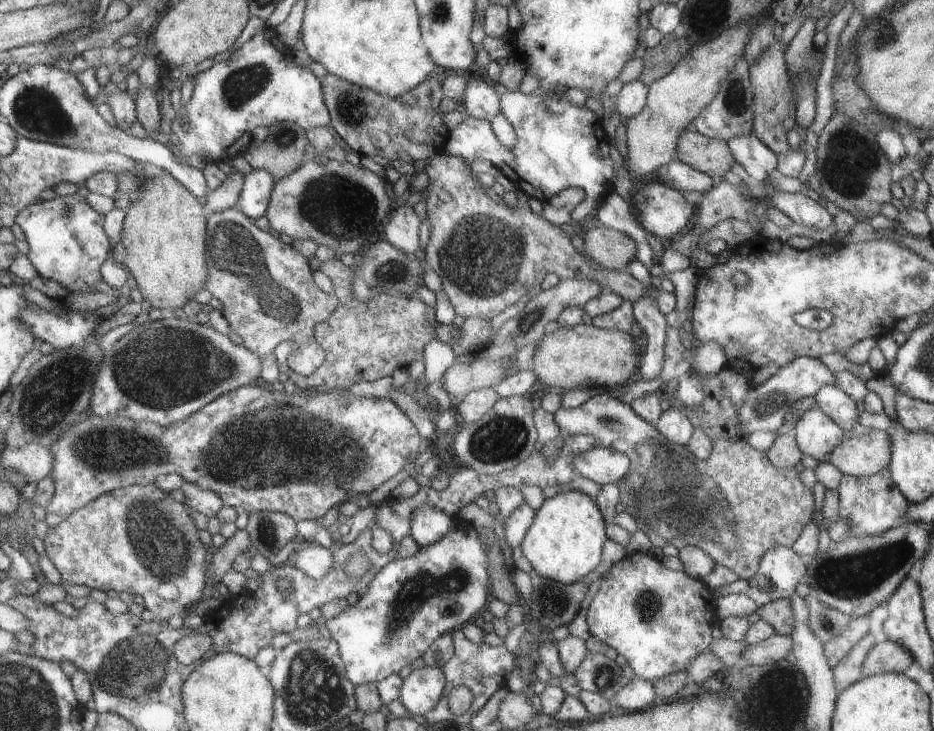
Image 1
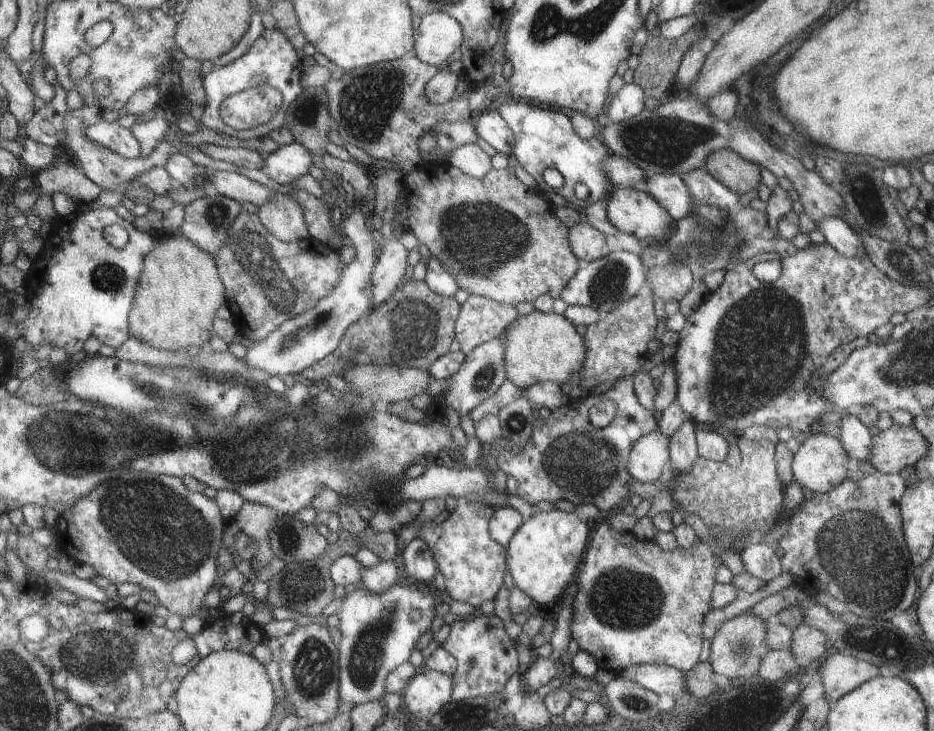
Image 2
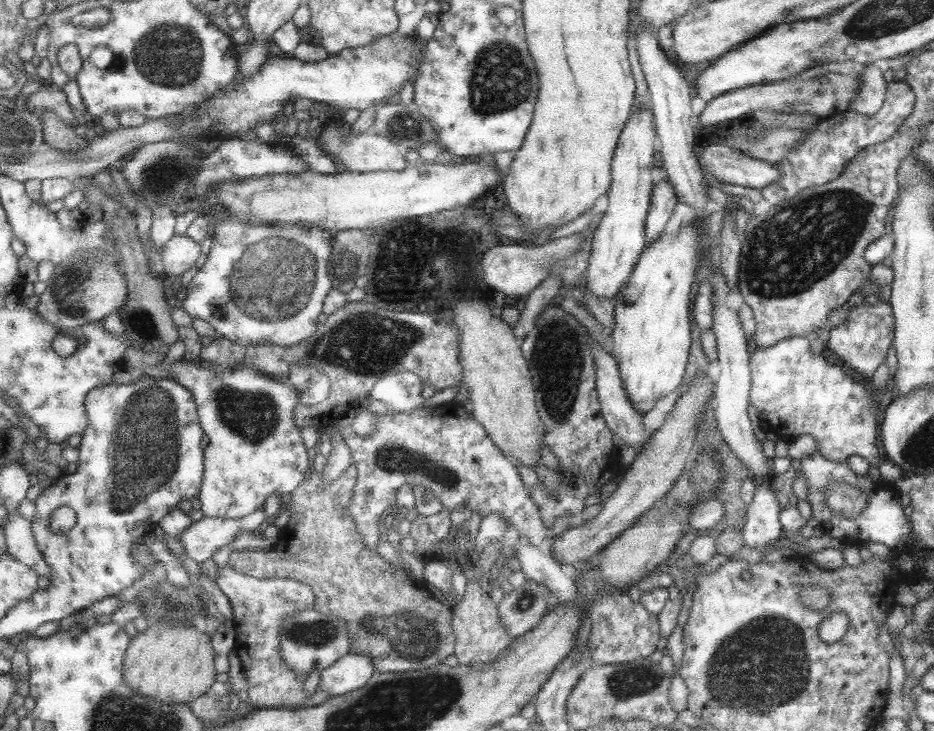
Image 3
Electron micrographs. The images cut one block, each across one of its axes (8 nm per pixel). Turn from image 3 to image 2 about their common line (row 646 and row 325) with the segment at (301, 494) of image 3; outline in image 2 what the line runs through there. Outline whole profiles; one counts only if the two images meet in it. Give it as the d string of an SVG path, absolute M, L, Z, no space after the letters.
M413 278L402 285L386 304L353 324L342 344L328 357L301 372L299 378L324 387L325 378L331 374L345 378L350 369L362 365L396 365L428 371L440 356L450 352L454 340L457 340L457 322L462 309L463 304L454 296L438 294L430 288L426 279Z

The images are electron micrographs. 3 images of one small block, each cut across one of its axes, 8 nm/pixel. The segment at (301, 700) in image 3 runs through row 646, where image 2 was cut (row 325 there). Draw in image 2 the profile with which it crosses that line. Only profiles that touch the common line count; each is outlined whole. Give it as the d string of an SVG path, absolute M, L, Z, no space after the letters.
M243 211L232 225L229 241L216 258L230 298L229 307L232 308L239 332L254 343L262 342L285 322L316 308L323 298L330 296L337 289L348 266L342 262L340 250L337 251L328 245L328 242L322 242L312 236L303 241L284 242L269 231L259 213L246 211Z

